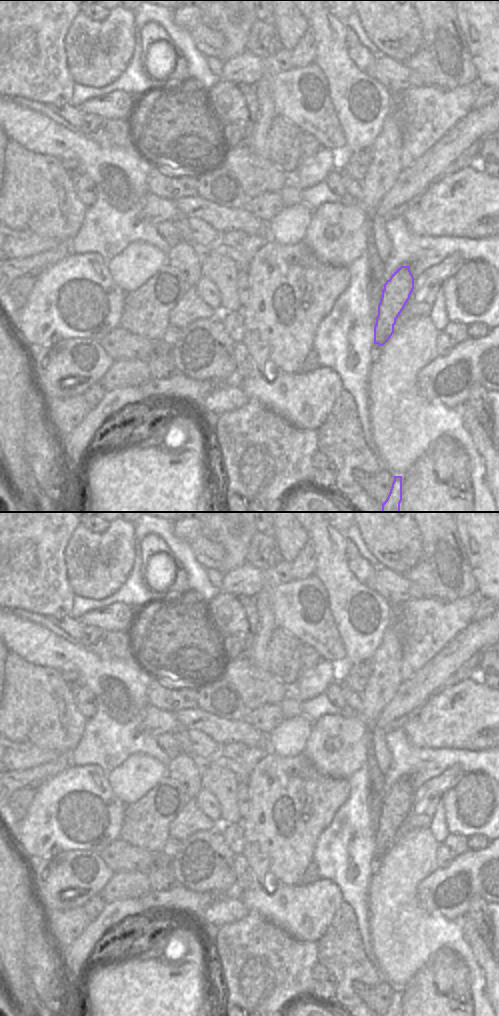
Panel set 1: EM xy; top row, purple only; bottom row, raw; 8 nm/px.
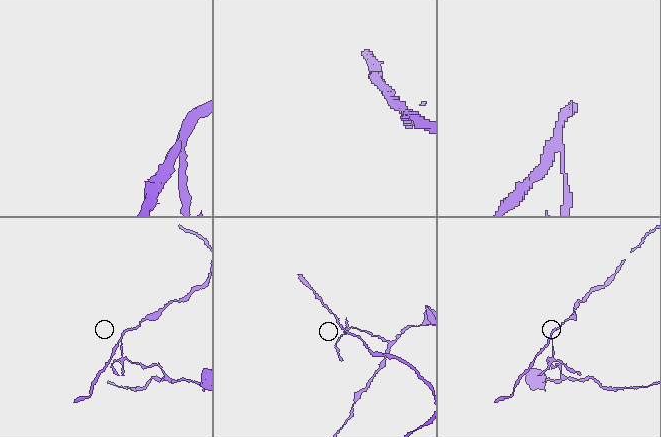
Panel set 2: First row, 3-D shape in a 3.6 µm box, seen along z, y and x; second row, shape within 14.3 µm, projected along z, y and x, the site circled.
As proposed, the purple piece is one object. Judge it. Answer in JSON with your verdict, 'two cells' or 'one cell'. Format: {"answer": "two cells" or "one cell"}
{"answer": "two cells"}

